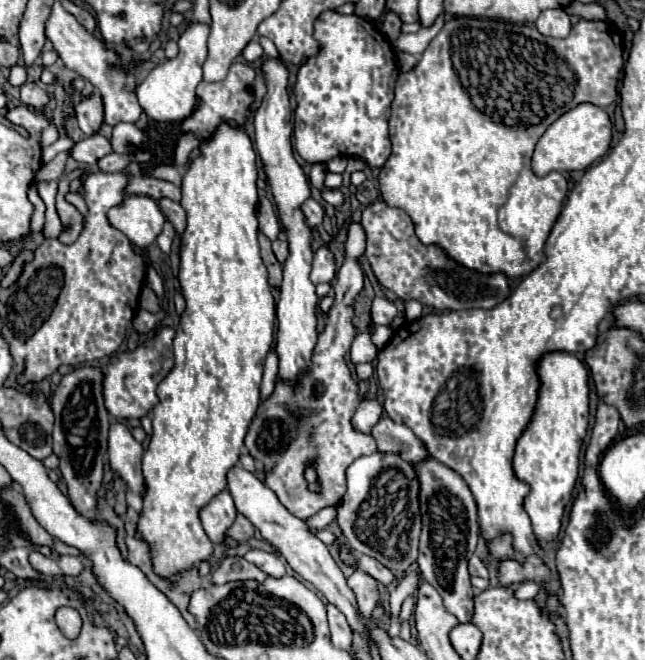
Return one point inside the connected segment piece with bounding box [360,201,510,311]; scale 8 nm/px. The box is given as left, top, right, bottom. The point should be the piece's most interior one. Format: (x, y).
(412, 270)

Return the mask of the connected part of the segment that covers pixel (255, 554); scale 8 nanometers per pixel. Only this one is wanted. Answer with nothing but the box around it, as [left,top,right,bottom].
[244,549,286,579]

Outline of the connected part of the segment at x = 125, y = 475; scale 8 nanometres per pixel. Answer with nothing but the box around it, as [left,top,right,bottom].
[108,423,144,497]

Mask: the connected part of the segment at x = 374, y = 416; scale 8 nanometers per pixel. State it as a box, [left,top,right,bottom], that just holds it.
[352,399,382,433]

